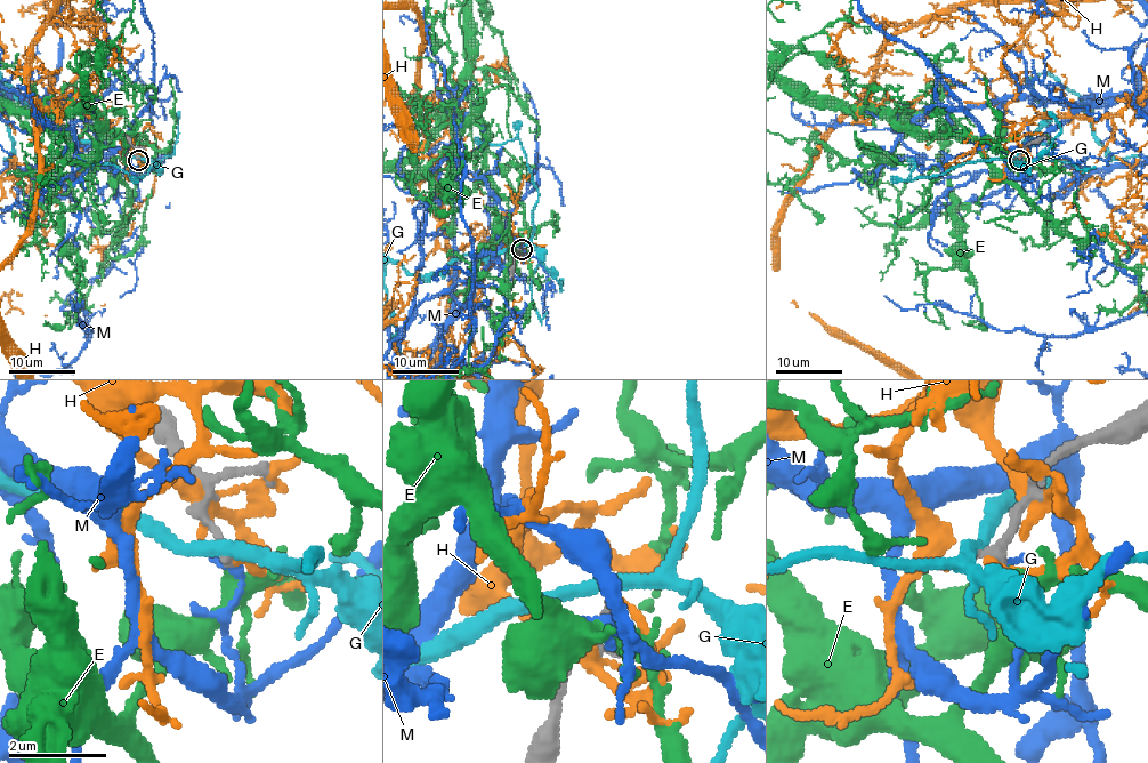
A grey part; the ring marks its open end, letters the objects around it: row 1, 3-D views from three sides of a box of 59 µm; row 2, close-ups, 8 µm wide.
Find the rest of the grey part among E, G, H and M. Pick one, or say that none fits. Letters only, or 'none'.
E

